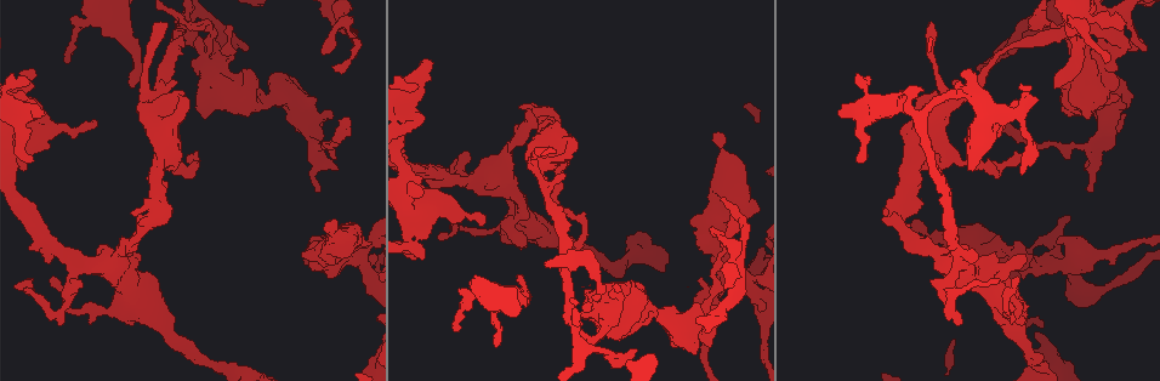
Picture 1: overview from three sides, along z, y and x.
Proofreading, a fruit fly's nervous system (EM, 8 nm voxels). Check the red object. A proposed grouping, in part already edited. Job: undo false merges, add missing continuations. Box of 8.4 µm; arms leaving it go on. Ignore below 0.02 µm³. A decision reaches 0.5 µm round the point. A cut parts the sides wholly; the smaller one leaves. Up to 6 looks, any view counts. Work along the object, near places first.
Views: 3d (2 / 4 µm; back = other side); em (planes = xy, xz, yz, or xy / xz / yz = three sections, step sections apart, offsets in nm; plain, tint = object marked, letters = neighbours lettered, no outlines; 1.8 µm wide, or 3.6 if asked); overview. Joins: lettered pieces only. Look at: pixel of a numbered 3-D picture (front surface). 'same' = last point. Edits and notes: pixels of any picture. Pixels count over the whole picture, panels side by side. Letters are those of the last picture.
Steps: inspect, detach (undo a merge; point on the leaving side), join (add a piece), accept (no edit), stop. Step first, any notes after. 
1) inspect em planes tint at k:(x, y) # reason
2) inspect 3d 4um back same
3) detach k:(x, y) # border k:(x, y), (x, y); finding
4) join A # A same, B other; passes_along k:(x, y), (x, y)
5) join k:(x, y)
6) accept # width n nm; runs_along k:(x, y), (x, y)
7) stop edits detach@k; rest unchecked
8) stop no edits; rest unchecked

inspect 3d 4um at 1:(457, 325) # an open end

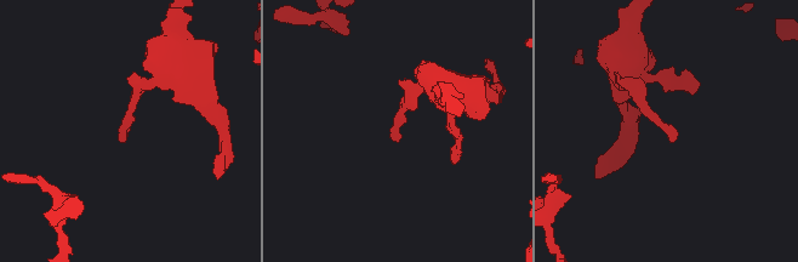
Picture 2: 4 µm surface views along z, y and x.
inspect em planes letters at 2:(121, 142)

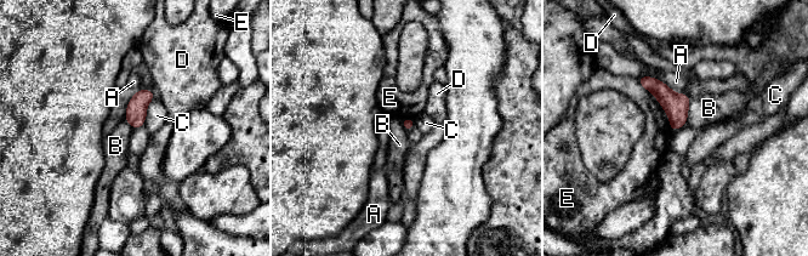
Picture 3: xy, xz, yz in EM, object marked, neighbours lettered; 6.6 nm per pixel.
accept # A other, B other, C other, D other, E other; border 3:(690, 98), (687, 121), (683, 125); no lettered piece goes on from it

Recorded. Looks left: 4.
inspect 3d 2um at 1:(132, 84) # free end

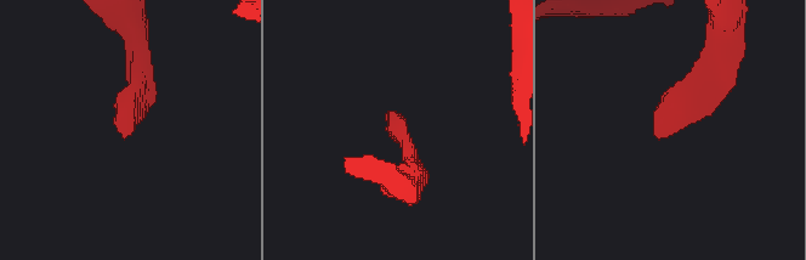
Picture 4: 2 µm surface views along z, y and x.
inspect em xy step 16 letters at 4:(656, 131)

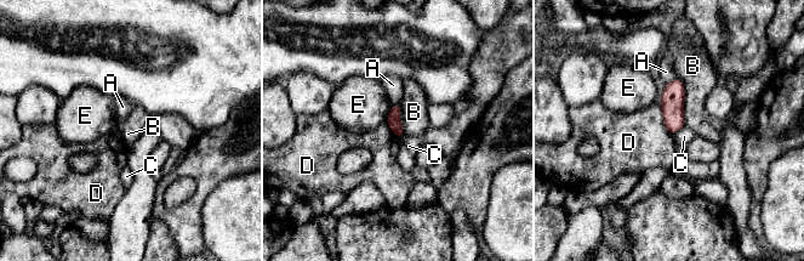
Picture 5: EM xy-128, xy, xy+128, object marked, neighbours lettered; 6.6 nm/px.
accept # A other, B other, C other, D other, E other; border 5:(677, 77), (684, 89), (685, 125); none of them fits

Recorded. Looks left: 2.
inspect em yz step 16 tint at 1:(1115, 32) # sharp bend

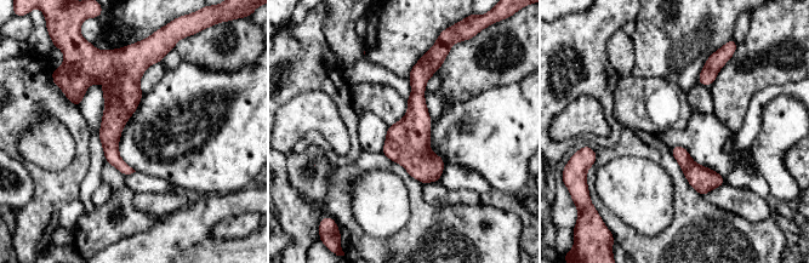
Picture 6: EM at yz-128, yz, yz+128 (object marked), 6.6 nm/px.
inspect em xy step 4 letters same

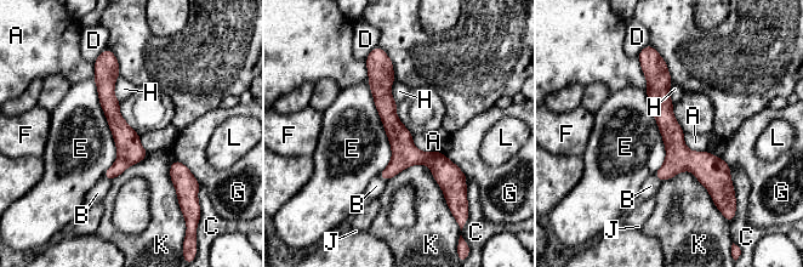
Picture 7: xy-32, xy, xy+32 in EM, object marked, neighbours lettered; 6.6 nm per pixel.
accept # width 170 nm; A other, B other, C other, D other, E other, F other, G other, H other, J other, K other, L other; runs_along 7:(653, 63), (673, 142), (713, 192); one neuron here

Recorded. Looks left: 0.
stop no edits; rest unchecked

